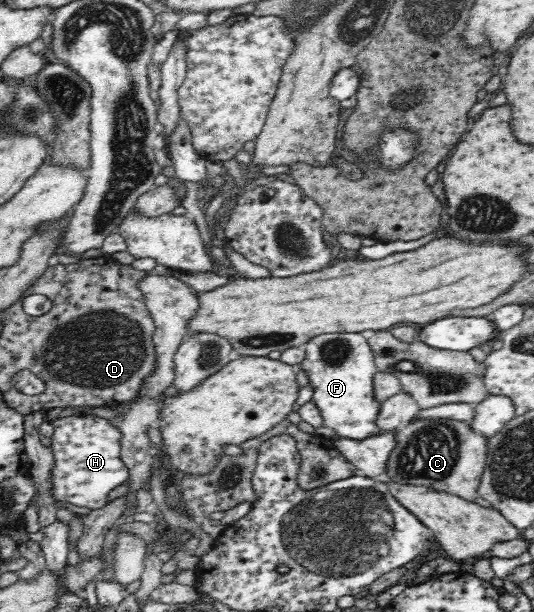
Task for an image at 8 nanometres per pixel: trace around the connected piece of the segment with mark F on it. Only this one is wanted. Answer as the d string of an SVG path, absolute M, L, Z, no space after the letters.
M361 333L321 334L317 338L311 338L303 347L305 360L298 367L303 367L308 372L309 384L314 388L312 399L320 410L322 426L331 429L341 439L365 440L384 434L377 425L382 402L377 401L373 386L373 378L378 370L366 338Z

